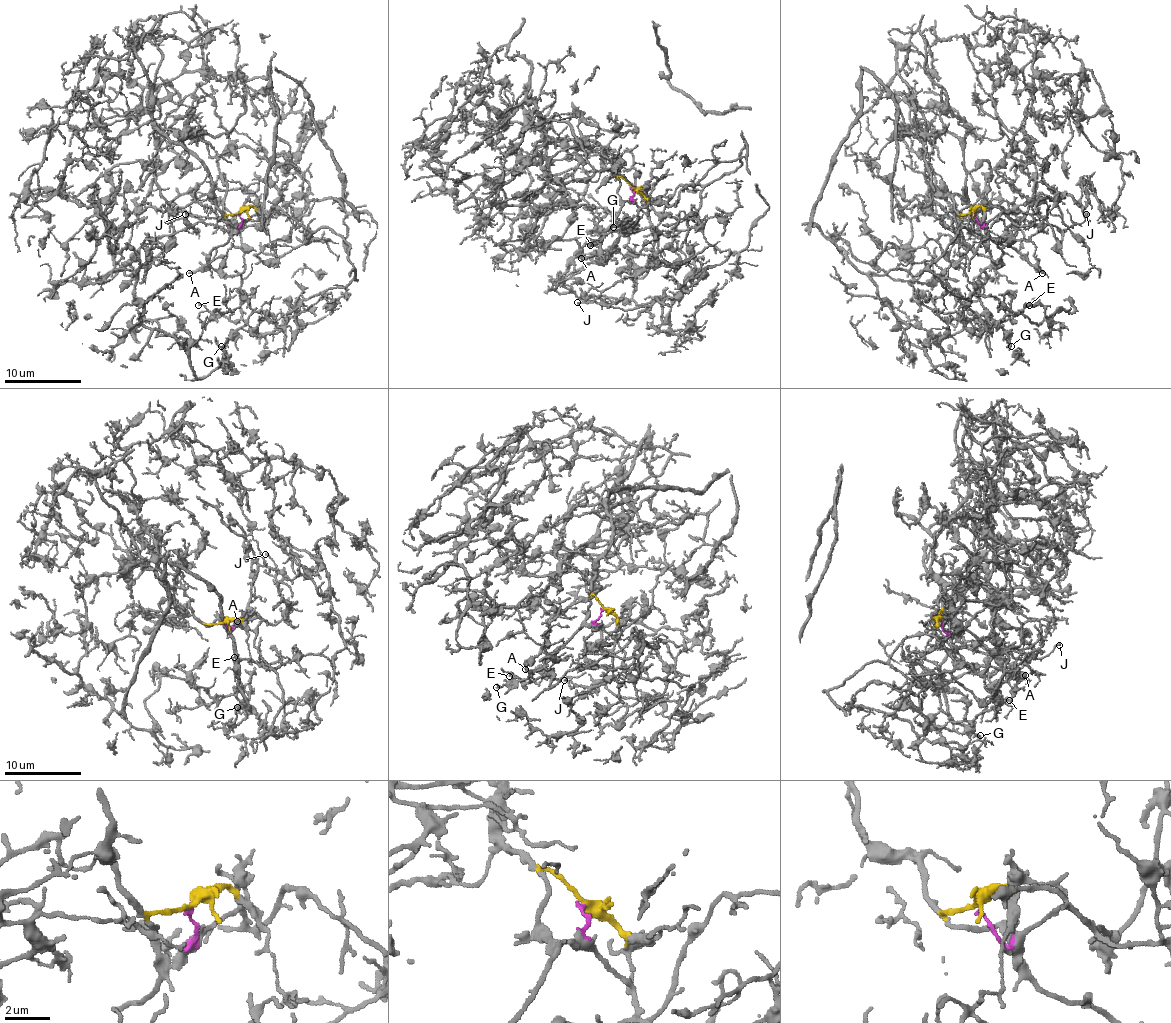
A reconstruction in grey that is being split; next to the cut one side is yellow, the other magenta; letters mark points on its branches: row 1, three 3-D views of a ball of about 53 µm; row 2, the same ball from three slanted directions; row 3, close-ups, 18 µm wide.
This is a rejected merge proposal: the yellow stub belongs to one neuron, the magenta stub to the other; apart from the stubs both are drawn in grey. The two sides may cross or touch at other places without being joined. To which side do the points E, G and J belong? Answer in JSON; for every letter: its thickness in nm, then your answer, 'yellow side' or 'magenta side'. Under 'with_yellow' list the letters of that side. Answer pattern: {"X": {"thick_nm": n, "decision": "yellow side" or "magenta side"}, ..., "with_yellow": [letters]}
{"E": {"thick_nm": 140, "decision": "magenta side"}, "G": {"thick_nm": 200, "decision": "magenta side"}, "J": {"thick_nm": 160, "decision": "magenta side"}, "with_yellow": []}

